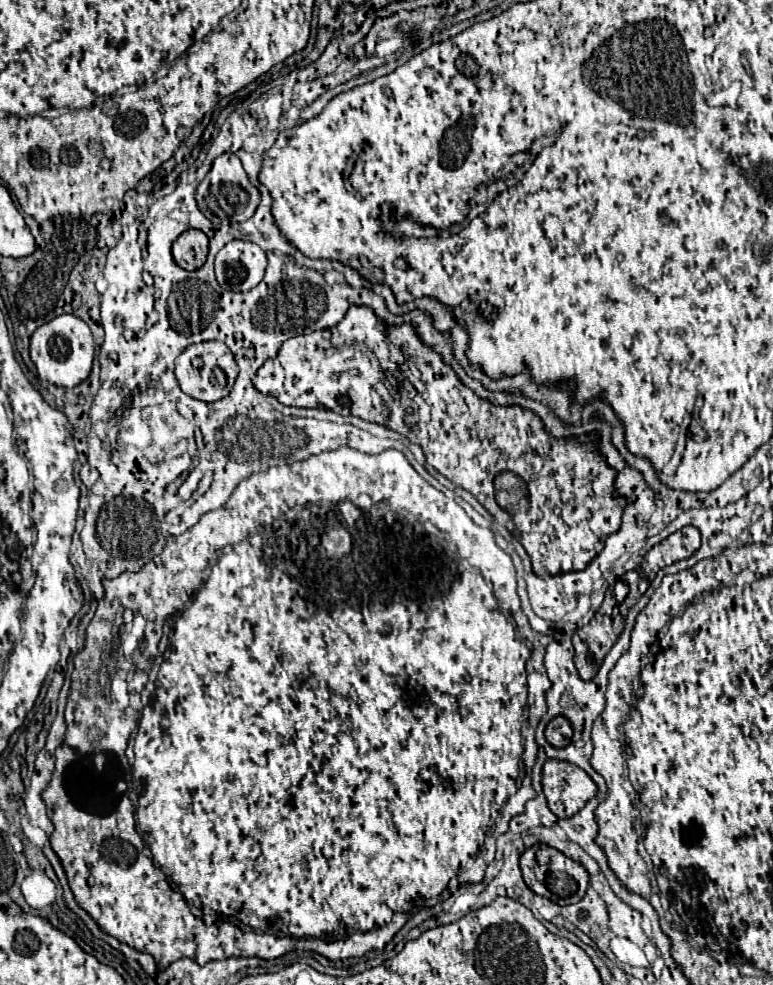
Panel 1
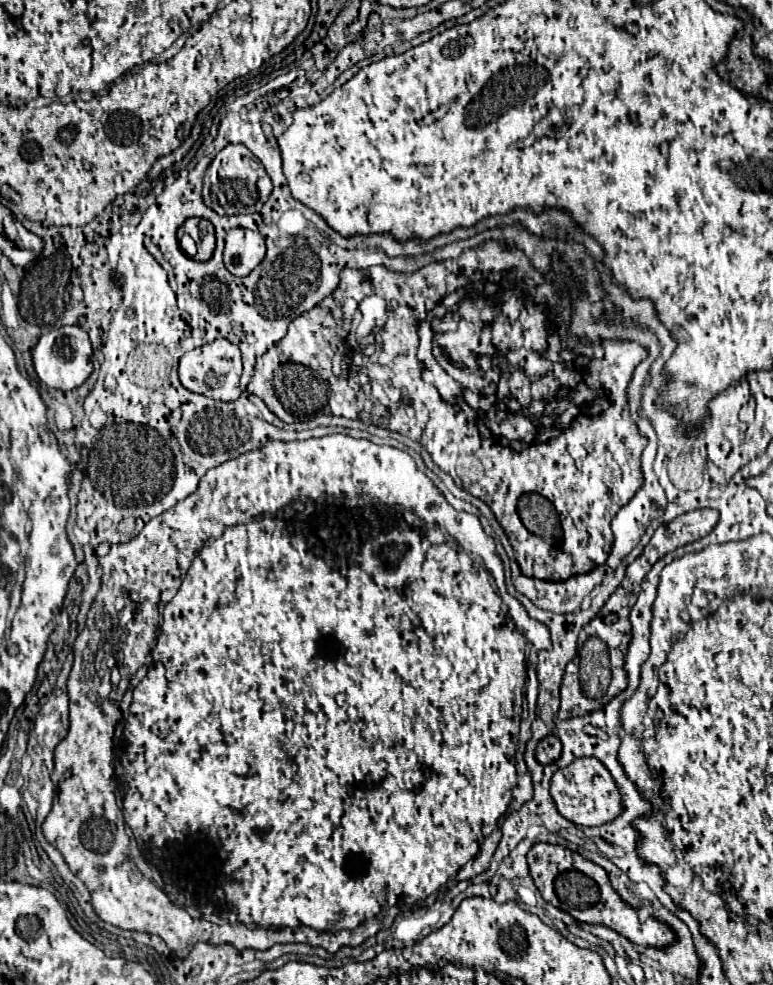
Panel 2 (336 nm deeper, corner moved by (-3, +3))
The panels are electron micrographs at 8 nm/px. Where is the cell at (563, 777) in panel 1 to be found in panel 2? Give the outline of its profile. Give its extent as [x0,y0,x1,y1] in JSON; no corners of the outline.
[550,757,622,825]

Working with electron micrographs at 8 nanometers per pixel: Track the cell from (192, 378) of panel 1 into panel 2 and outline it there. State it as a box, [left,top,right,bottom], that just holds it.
[178,339,242,401]

